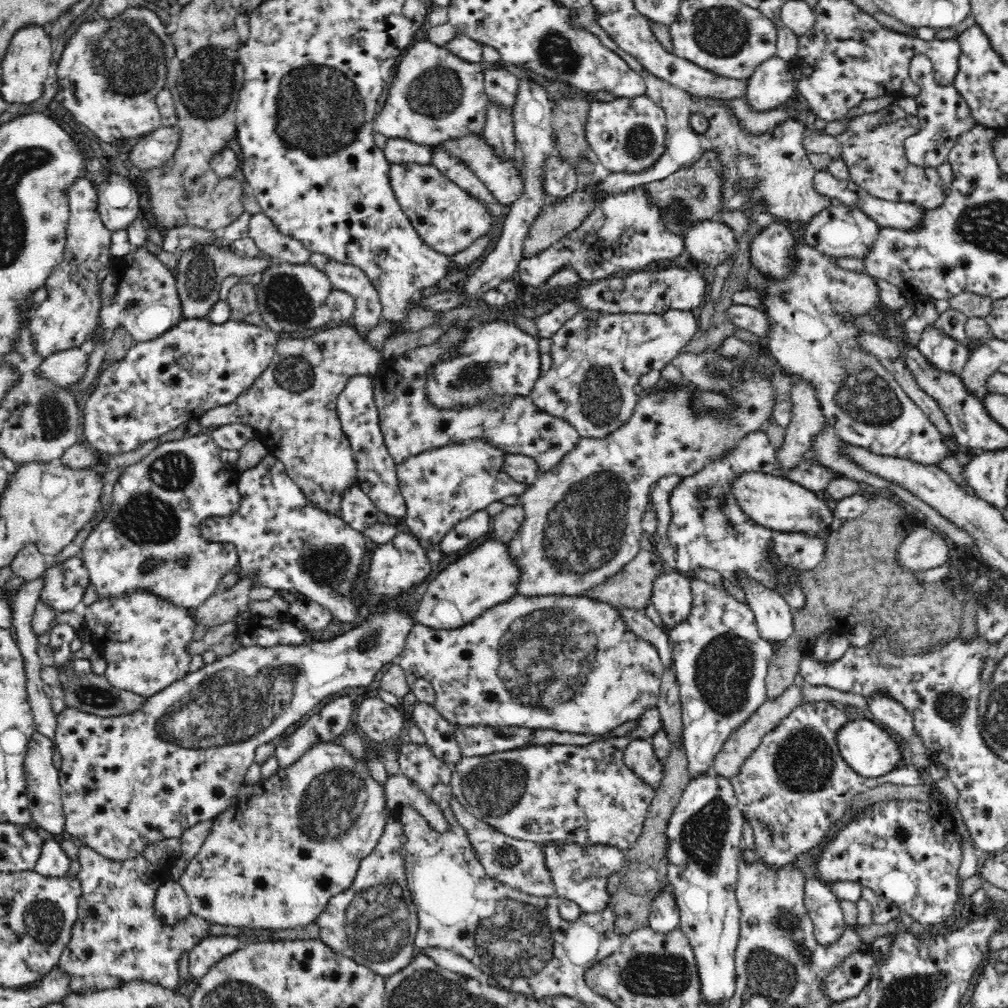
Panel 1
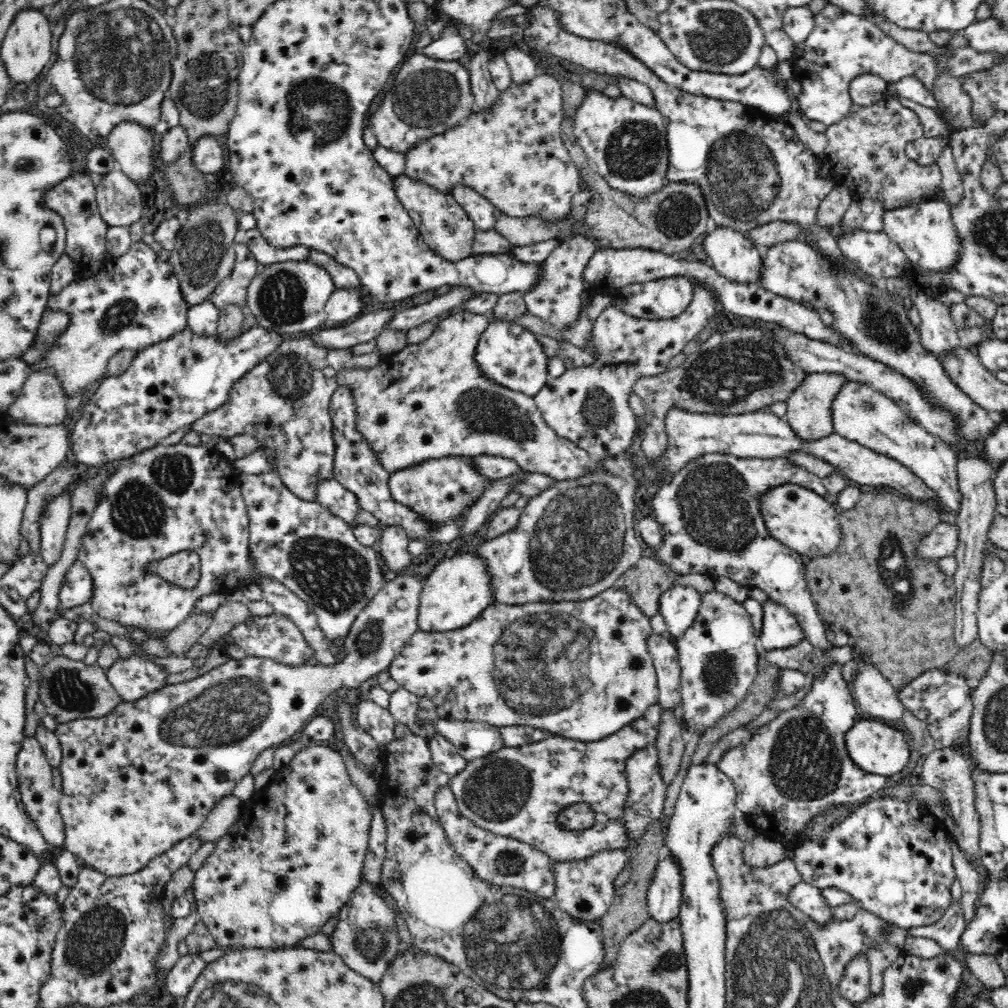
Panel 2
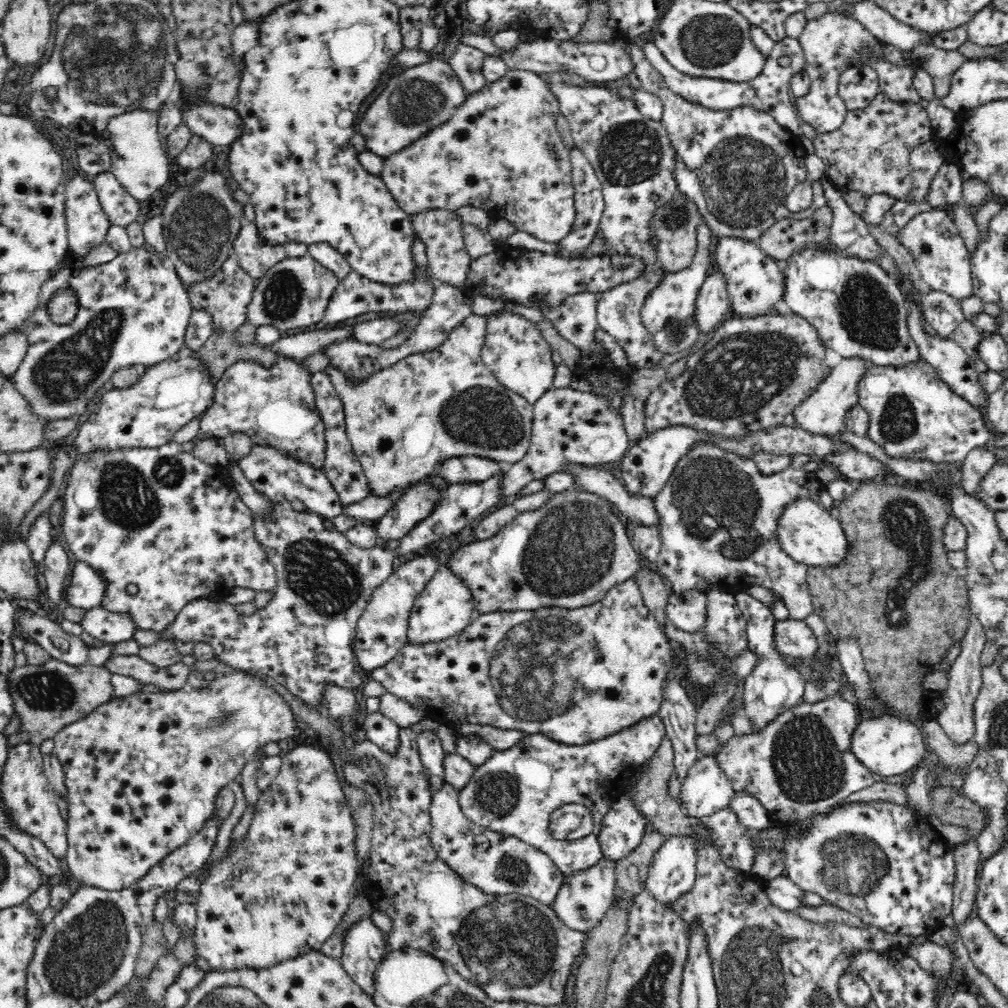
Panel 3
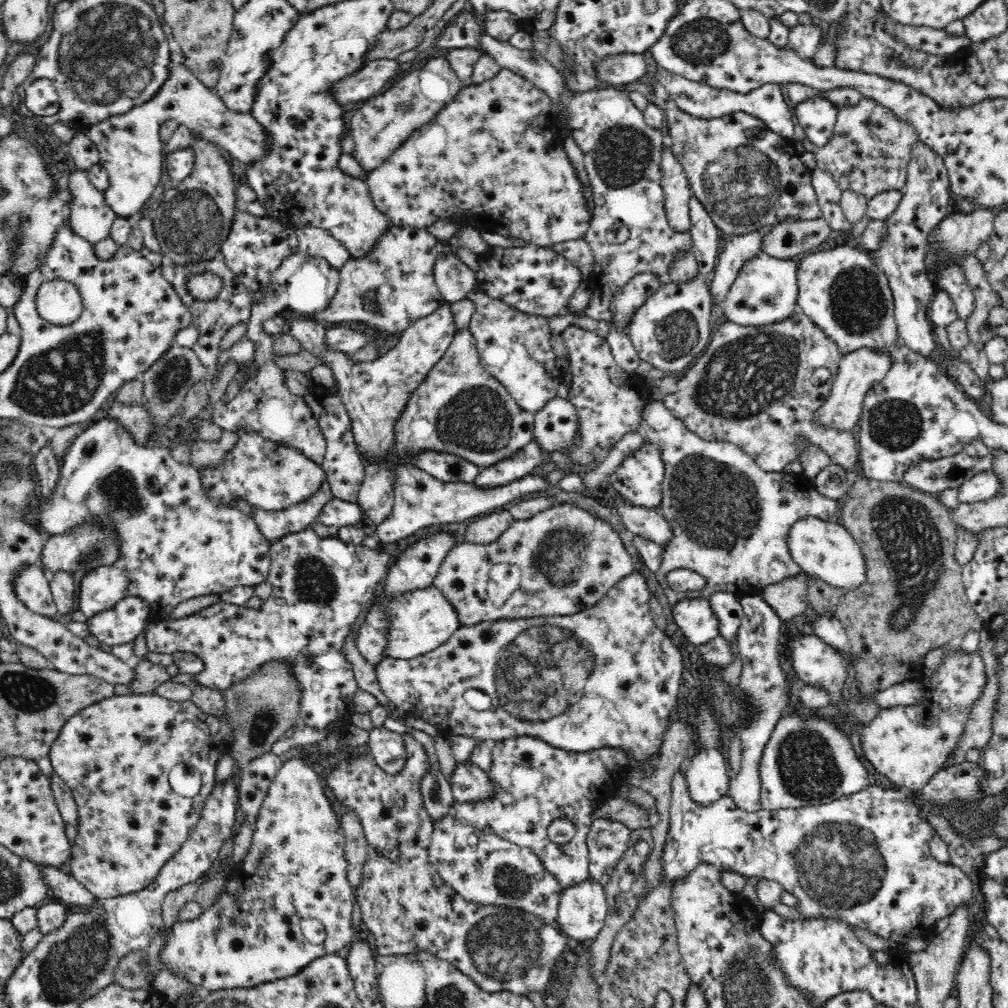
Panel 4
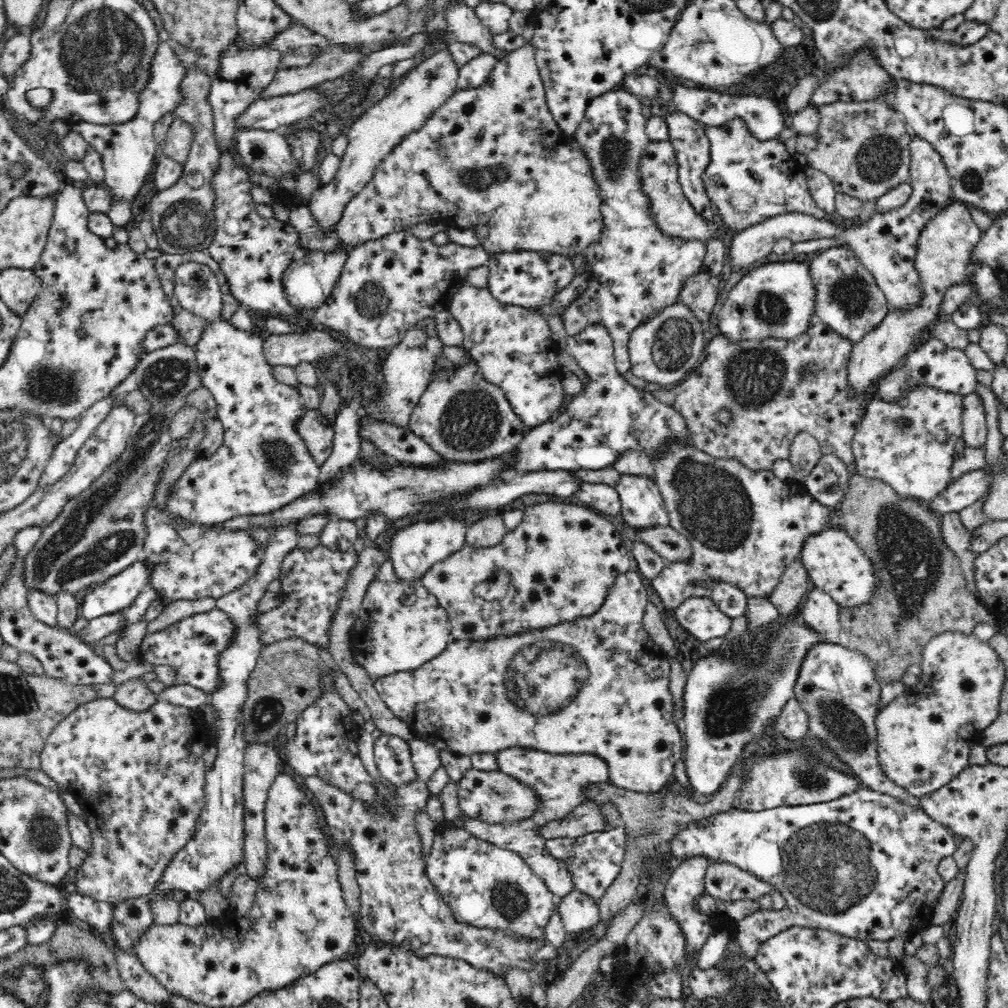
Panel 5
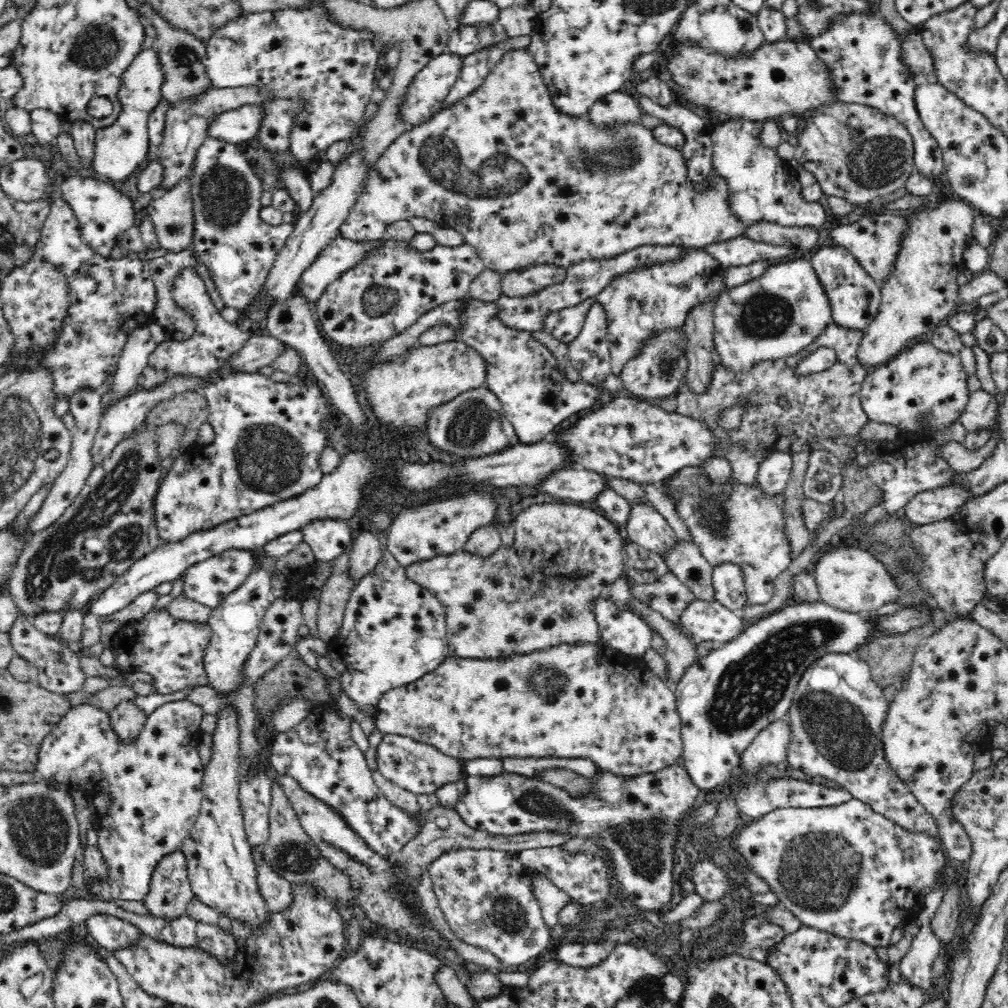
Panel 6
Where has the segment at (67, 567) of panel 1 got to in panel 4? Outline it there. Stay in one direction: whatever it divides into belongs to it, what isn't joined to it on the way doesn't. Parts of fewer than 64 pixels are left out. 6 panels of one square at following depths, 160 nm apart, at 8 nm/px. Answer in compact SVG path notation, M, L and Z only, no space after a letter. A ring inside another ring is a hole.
M100 565L82 578L78 608L88 619L106 612L128 596L128 586L128 571L120 566Z

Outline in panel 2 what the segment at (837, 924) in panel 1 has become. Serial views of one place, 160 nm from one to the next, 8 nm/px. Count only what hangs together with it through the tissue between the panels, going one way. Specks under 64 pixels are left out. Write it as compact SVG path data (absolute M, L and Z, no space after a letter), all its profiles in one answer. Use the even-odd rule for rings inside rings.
M802 881L790 888L787 899L818 924L828 924L833 918L832 907L824 901L820 892L820 889Z

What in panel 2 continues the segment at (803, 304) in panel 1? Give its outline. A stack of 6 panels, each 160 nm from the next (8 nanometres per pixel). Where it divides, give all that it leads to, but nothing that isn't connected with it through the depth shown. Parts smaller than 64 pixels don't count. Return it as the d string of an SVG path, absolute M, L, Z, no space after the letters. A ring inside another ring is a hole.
M848 380L832 403L832 418L836 434L908 467L934 491L940 504L957 516L962 500L957 479L958 454L954 453L944 441L908 419L904 411L896 405L896 401L878 393L870 385Z

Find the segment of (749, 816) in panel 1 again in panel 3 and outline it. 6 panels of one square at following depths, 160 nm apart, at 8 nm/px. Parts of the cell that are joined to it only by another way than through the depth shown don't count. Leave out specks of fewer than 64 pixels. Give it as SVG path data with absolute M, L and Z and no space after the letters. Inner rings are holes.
M698 440L686 455L682 456L672 472L672 476L668 479L668 482L664 485L664 488L653 498L653 503L656 505L657 514L660 515L659 531L661 538L662 548L660 549L660 554L658 560L654 563L654 569L656 572L660 573L664 579L670 581L672 585L672 592L678 594L682 591L696 590L700 591L704 595L708 593L706 590L712 590L712 582L720 582L722 586L728 582L728 584L738 584L738 586L752 586L756 584L762 586L763 588L768 588L776 592L776 595L780 595L784 599L784 605L789 612L789 619L792 620L803 620L809 614L813 613L813 605L811 600L811 595L809 587L807 586L807 572L808 565L800 564L796 562L792 557L786 554L786 551L781 547L777 537L777 528L780 515L784 512L784 509L792 504L798 499L812 499L816 501L816 504L820 507L824 507L829 513L835 513L837 502L830 496L830 493L826 490L825 483L823 483L814 472L804 472L800 469L802 464L810 461L808 455L798 455L788 468L781 470L780 472L775 472L772 474L765 475L760 472L760 469L756 466L754 460L750 457L740 456L739 454L734 454L729 450L725 450L719 444L715 442L706 442L705 440ZM841 692L836 693L836 695L824 699L821 702L816 702L816 704L809 704L807 702L802 702L801 705L794 706L790 708L787 713L780 714L776 720L770 722L768 726L765 726L759 733L748 733L747 735L734 735L728 743L723 746L718 754L715 756L719 767L724 771L724 774L730 779L733 784L735 792L740 792L740 790L747 790L751 792L761 803L762 806L767 810L769 815L769 822L771 825L784 824L790 822L790 820L810 820L814 818L815 815L824 814L828 812L832 806L844 802L844 800L853 795L855 792L861 791L863 788L868 788L871 784L874 784L874 778L872 777L873 772L866 768L852 752L851 740L853 734L860 723L860 718L858 715L859 706L854 704L848 704L846 700L842 699Z

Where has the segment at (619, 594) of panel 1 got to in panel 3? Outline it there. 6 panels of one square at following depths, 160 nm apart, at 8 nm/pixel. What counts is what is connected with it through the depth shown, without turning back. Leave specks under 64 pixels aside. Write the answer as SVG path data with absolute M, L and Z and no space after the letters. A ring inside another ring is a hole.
M641 568L633 578L640 585L645 606L650 610L650 613L660 625L666 624L668 622L666 608L670 588L666 588L663 576L656 570Z

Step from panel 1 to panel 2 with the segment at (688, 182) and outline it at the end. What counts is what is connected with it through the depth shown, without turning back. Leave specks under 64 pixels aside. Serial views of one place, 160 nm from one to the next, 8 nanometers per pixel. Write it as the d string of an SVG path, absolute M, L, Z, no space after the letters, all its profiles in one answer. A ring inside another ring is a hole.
M565 119L562 123L562 140L569 156L576 165L581 180L589 186L593 199L587 206L586 220L582 233L598 249L648 249L676 258L686 258L692 243L707 230L709 214L702 191L692 183L668 183L663 189L643 199L612 189L600 177L596 168L585 156L583 148L573 134L573 122ZM502 214L494 230L510 241L512 246L528 246L530 243L536 244L544 240L562 240L571 234L571 220L569 218L560 224L547 224L534 215L514 218Z

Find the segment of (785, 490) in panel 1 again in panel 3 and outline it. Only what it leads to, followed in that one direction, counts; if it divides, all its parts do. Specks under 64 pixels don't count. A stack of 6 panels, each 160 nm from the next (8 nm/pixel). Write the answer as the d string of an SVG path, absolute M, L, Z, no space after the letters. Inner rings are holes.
M798 499L780 515L777 537L786 554L800 564L814 568L840 568L849 553L849 542L835 513L829 513L812 499Z

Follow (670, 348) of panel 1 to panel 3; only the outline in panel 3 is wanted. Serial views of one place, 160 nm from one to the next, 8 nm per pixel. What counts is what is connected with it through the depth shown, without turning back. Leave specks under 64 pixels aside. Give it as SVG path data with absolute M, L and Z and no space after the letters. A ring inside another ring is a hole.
M656 265L630 282L622 282L618 286L598 294L597 326L615 338L616 342L624 349L627 360L638 368L650 369L658 364L663 357L662 353L656 351L656 347L652 345L652 337L648 335L646 327L642 325L641 308L650 292L662 282L665 274L665 270L660 265ZM722 271L709 274L696 299L695 319L701 332L709 336L730 316L728 303L727 280ZM552 388L534 404L532 438L522 460L506 467L502 492L510 501L529 482L544 479L555 472L566 470L568 465L604 464L616 462L631 447L624 432L621 413L610 411L606 401L587 392L568 388Z

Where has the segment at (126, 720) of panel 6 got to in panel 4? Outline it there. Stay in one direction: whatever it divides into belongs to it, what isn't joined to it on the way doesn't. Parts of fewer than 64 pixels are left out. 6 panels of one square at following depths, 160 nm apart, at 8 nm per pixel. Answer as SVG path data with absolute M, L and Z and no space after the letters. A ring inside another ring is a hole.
M149 661L134 662L134 678L128 682L130 695L152 695L155 690L171 676L166 667Z

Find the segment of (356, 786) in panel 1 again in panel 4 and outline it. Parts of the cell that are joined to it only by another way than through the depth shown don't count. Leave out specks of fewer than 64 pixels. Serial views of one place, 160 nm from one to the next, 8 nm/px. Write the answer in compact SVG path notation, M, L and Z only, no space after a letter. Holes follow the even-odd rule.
M304 754L301 758L295 757L288 759L277 772L277 775L270 784L266 798L263 800L261 809L258 813L258 818L253 832L252 849L242 863L232 868L228 884L223 888L223 893L215 900L215 903L209 909L203 909L201 915L193 921L180 921L176 924L166 927L160 931L164 933L164 946L158 952L158 958L162 963L162 968L180 977L182 981L188 981L192 986L201 988L206 994L208 992L227 991L237 988L252 988L259 984L269 983L275 980L282 980L296 973L299 973L305 966L308 966L313 960L326 955L338 955L348 951L349 946L354 942L358 929L352 926L352 886L346 878L346 857L344 857L344 835L342 830L338 828L338 814L334 812L332 804L324 795L322 788L322 778L316 774L312 762L306 761ZM306 918L314 918L318 920L324 927L326 939L322 944L310 943L300 929L300 922Z

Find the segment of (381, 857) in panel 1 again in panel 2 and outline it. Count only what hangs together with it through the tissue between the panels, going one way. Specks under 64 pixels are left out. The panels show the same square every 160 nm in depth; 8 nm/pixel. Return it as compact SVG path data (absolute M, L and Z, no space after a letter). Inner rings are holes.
M361 882L361 886L352 894L351 903L346 903L340 910L340 921L336 929L331 934L333 951L340 956L348 968L364 977L368 977L372 982L378 982L384 976L388 966L396 958L404 945L400 935L396 931L394 924L394 913L398 912L396 903L392 897L380 898L375 890L380 890L376 885Z

